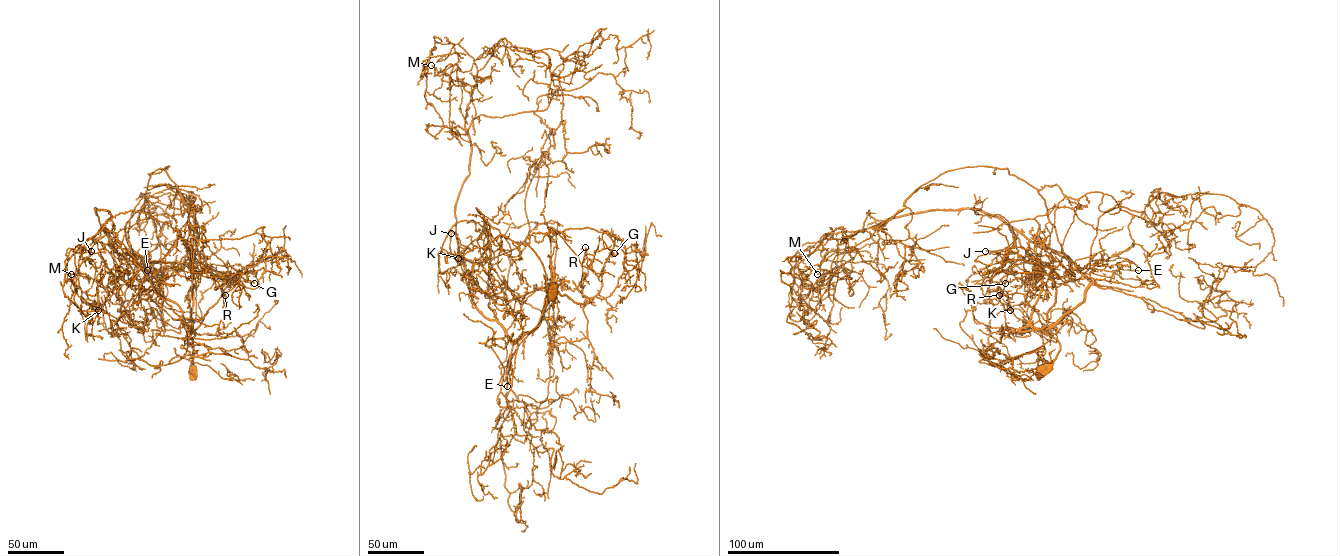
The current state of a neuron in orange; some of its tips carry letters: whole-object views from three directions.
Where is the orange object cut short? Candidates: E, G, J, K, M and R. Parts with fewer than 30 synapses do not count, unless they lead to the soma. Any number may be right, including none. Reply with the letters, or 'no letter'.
E, G, R

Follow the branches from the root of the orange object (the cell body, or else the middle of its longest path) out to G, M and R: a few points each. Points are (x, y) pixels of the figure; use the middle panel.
G: (551, 290), (553, 307), (555, 290), (577, 303), (587, 303), (600, 290), (601, 269), (614, 253)
M: (551, 290), (553, 307), (551, 278), (492, 300), (463, 264), (471, 95), (431, 65)
R: (551, 290), (553, 307), (555, 290), (577, 303), (586, 303), (593, 298), (582, 294), (585, 247)

